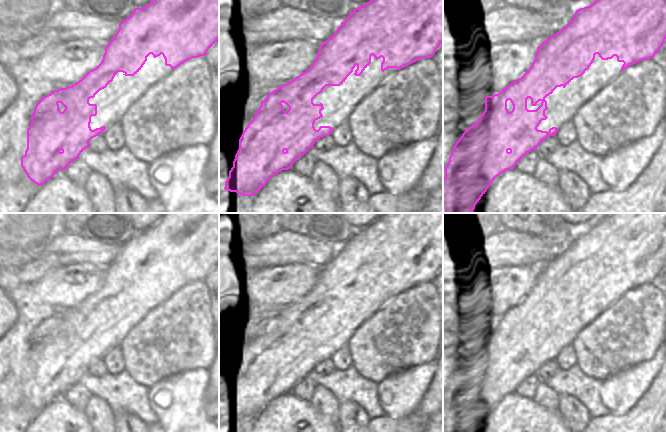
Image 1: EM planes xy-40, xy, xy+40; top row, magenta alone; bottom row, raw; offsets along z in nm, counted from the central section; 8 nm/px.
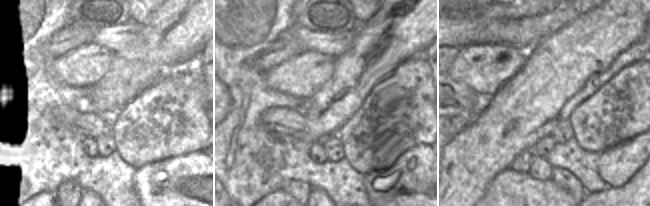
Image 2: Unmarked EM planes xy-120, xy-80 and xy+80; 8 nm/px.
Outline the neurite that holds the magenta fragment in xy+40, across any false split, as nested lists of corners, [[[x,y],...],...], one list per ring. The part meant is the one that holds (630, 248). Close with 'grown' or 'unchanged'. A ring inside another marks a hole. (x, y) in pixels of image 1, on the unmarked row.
[[[612,213],[610,216],[601,220],[598,224],[593,226],[590,230],[580,232],[576,234],[573,243],[559,256],[551,259],[540,270],[537,271],[537,277],[531,291],[516,305],[512,306],[505,312],[503,312],[498,318],[485,321],[485,335],[481,338],[479,343],[469,352],[465,354],[462,360],[455,367],[449,385],[445,391],[445,401],[443,402],[443,432],[475,432],[475,429],[479,426],[481,421],[485,418],[491,407],[506,394],[512,394],[515,389],[529,376],[537,374],[537,371],[548,361],[555,360],[558,352],[552,351],[549,355],[538,354],[537,351],[542,344],[546,344],[548,341],[545,339],[545,335],[548,333],[547,325],[545,322],[553,317],[557,311],[565,312],[574,302],[582,300],[586,294],[589,293],[595,283],[595,279],[598,278],[602,284],[612,283],[617,281],[618,286],[623,286],[621,295],[627,291],[640,286],[642,284],[648,284],[653,282],[659,273],[663,270],[666,263],[666,213]],[[527,323],[531,323],[531,329],[536,330],[540,325],[541,329],[536,334],[527,333]]] | unchanged

